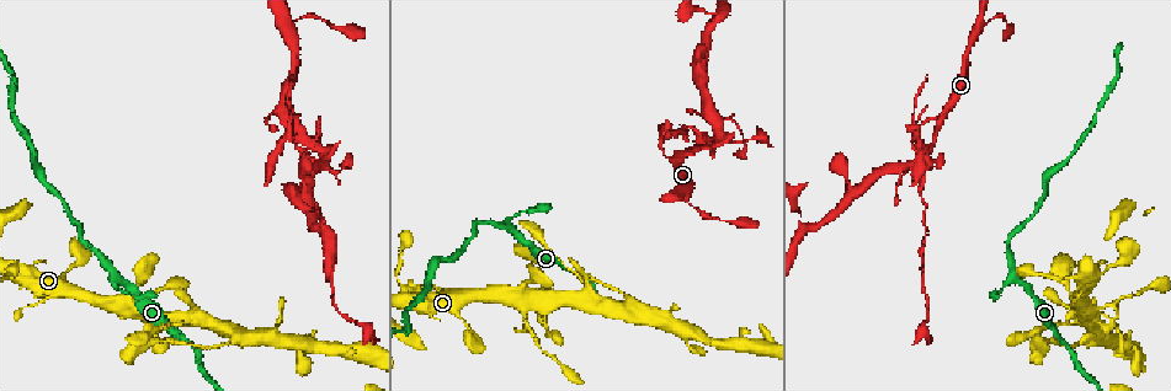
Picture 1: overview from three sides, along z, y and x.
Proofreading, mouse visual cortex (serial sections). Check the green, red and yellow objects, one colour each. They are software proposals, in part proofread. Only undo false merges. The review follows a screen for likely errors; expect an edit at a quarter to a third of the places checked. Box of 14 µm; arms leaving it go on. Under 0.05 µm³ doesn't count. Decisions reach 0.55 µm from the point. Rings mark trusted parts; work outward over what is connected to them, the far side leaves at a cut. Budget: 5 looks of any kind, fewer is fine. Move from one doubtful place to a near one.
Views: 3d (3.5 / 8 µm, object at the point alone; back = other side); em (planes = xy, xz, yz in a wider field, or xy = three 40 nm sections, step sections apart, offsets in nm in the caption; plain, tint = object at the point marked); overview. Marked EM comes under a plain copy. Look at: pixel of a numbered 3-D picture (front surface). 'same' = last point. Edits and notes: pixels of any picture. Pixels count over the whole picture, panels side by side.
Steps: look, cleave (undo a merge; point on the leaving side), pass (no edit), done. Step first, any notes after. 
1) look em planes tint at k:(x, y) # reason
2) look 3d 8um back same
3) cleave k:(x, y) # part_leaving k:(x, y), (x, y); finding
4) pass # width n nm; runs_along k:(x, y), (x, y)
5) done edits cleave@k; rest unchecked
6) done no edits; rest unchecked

look 3d 8um at 1:(706, 146) # four or more arms meet

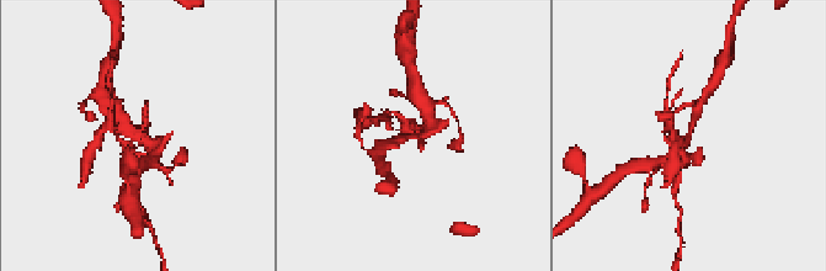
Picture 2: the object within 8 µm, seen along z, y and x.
look em xy step 2 tint at 2:(688, 135) # now the EM

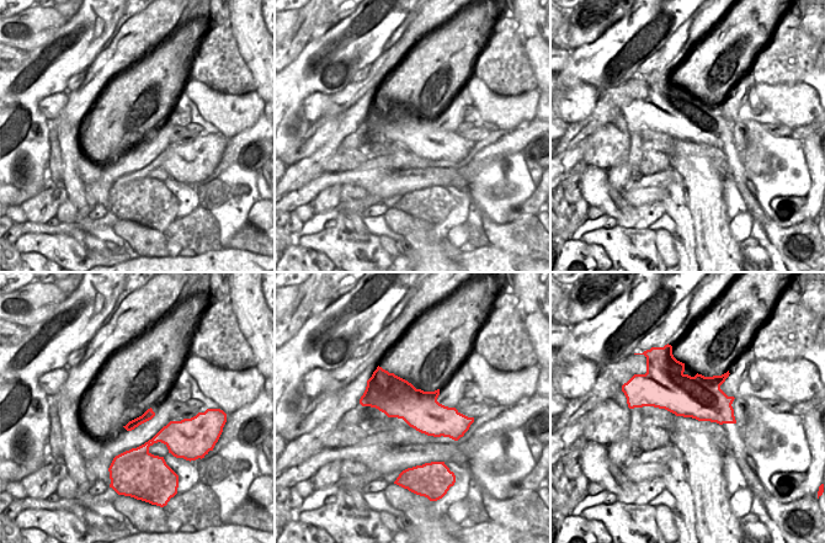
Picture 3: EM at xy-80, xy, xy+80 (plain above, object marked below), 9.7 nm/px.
cleave 2:(677, 175) # border 3:(149, 440), (153, 443); a second cell is stuck on

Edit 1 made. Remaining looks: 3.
look 3d 3.5um at 1:(230, 343) # calibre changes

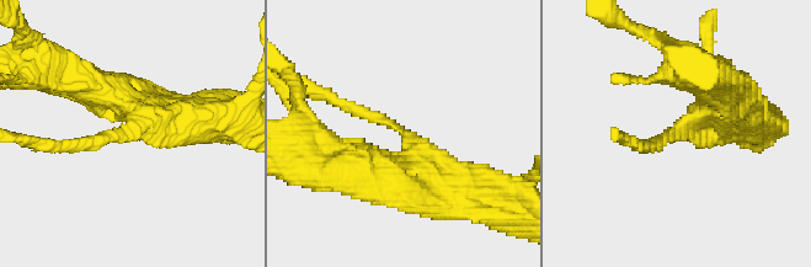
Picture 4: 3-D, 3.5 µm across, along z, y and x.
look em xy step 2 tint at 4:(122, 133) # arm_widths 150, 450 nm

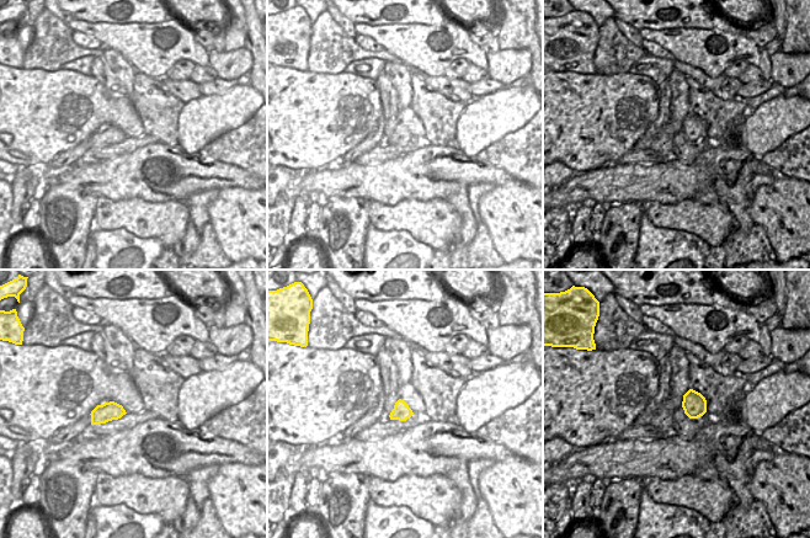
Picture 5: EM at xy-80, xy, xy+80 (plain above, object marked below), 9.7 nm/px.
pass # runs_along 4:(388, 181), (414, 140), (327, 96); all the same cell

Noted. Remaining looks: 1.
done edits cleave@2; rest unchecked

